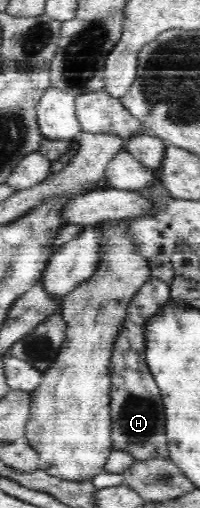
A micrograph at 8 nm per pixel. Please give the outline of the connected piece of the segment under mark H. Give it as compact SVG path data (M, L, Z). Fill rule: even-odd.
M152 278L131 299L123 327L115 339L109 365L111 377L111 427L115 449L133 455L136 461L163 458L169 460L165 433L165 407L160 388L146 360L148 321L160 315L169 301L169 284Z

